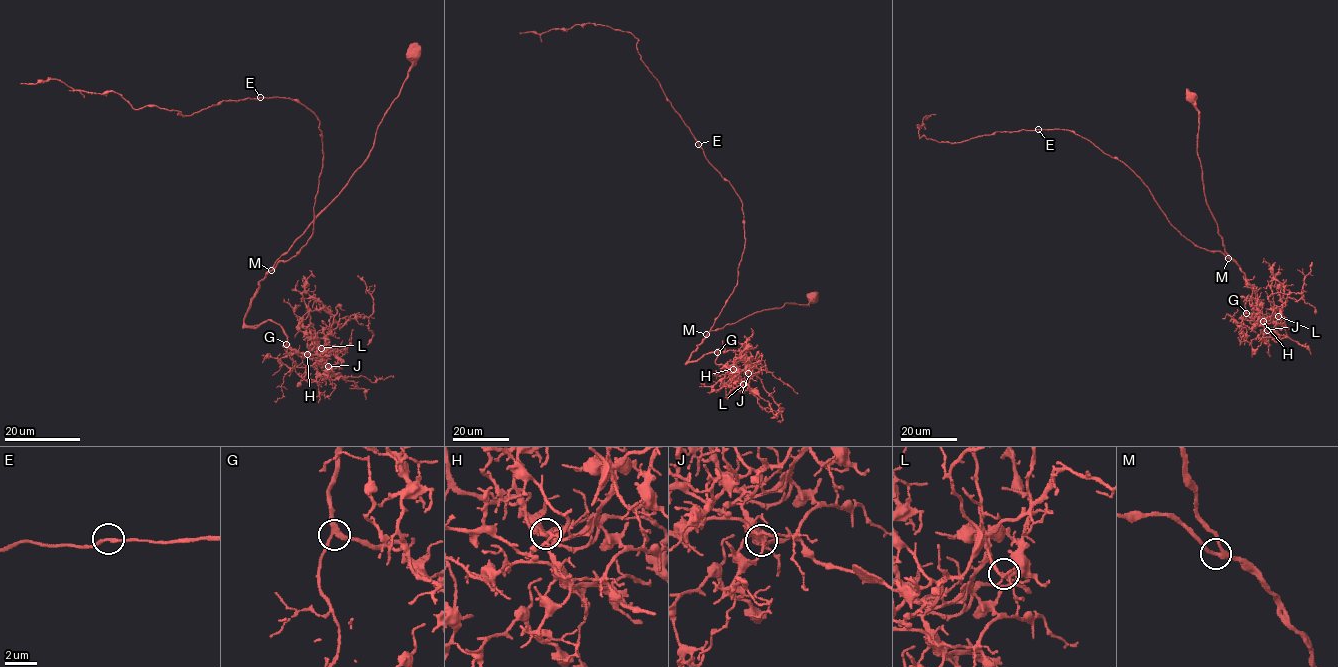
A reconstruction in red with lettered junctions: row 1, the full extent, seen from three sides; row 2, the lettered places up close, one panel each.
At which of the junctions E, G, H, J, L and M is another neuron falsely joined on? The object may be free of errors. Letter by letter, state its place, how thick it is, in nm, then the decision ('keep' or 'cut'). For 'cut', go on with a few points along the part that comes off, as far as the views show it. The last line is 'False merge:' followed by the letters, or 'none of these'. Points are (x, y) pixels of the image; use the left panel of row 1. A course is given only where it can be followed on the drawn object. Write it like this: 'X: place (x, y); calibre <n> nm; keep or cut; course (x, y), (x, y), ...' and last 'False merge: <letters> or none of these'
E: place (260, 97); calibre 200 nm; keep
G: place (286, 344); calibre 240 nm; keep
H: place (307, 354); calibre 240 nm; keep
J: place (328, 366); calibre 180 nm; keep
L: place (321, 348); calibre 200 nm; keep
M: place (271, 270); calibre 240 nm; keep
False merge: none of these

